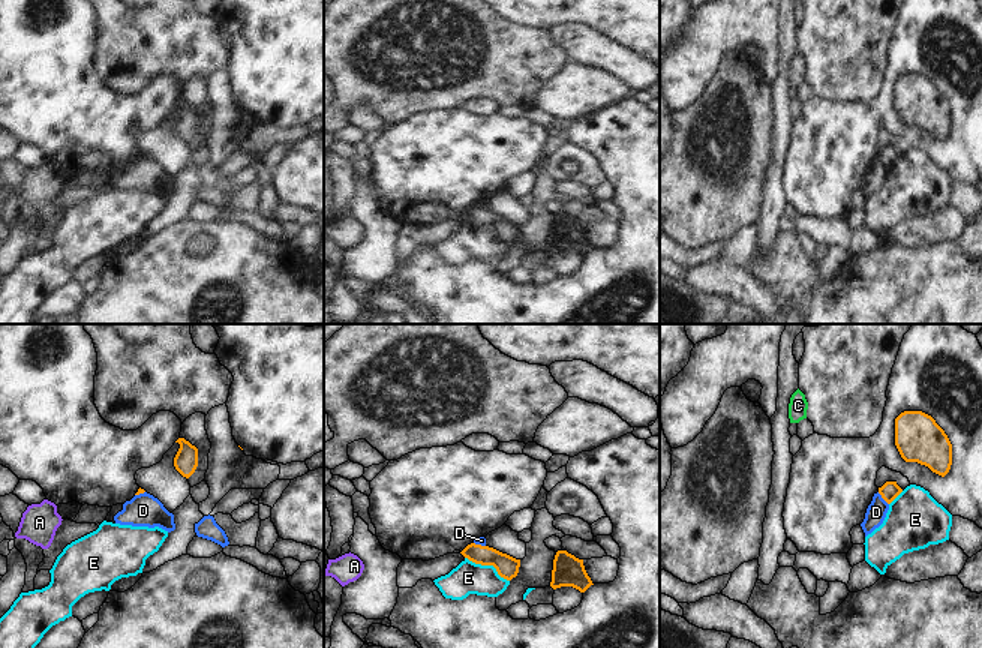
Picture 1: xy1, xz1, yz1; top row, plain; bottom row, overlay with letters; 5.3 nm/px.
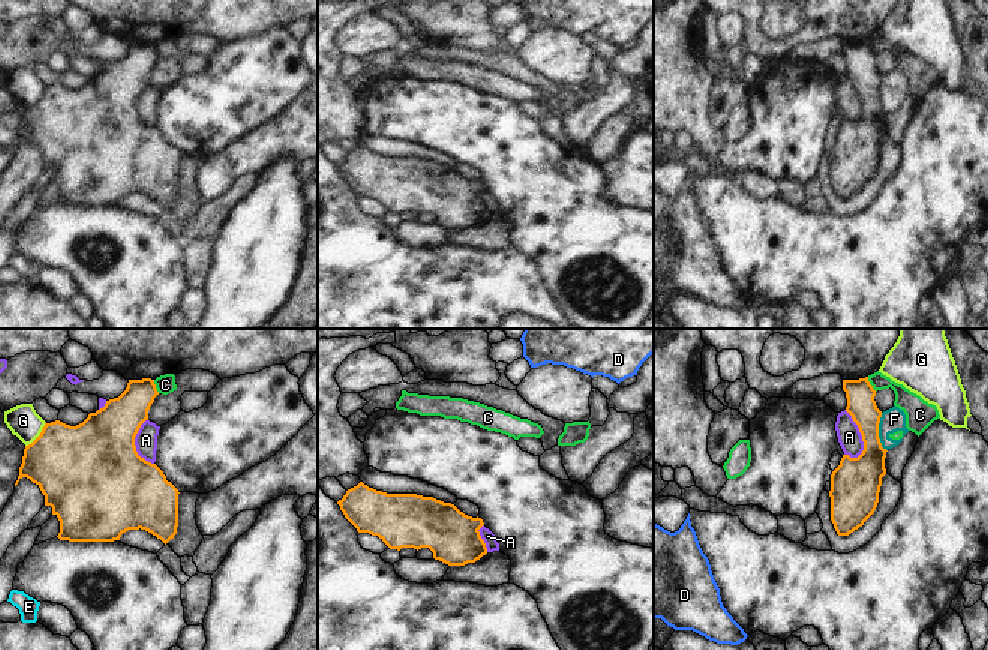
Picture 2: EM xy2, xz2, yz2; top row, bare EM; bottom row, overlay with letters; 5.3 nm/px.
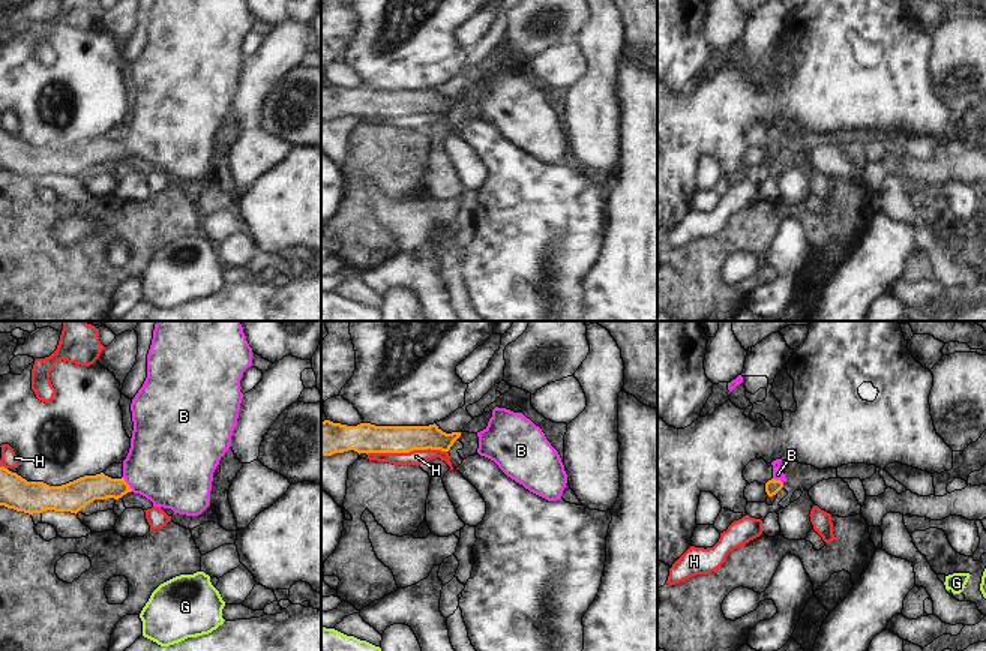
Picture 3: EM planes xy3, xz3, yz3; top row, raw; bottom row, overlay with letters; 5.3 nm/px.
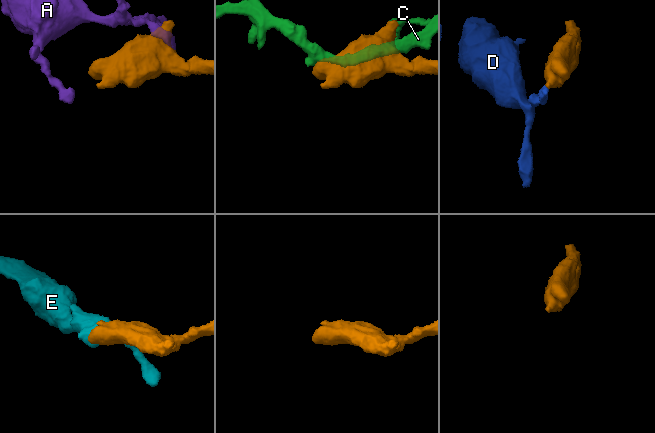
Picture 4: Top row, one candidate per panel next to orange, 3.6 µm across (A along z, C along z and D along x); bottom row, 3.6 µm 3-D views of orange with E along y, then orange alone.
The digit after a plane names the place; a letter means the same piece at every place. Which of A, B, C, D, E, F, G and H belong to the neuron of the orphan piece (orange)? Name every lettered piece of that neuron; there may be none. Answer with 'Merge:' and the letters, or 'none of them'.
Merge: B

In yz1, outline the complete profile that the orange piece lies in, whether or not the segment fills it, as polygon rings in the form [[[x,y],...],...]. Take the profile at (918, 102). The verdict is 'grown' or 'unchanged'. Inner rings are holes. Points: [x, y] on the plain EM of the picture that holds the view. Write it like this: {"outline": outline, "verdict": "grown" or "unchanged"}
{"outline": [[[922,75],[895,82],[895,110],[906,126],[918,126],[945,141],[952,129],[952,108],[936,84]]], "verdict": "unchanged"}

